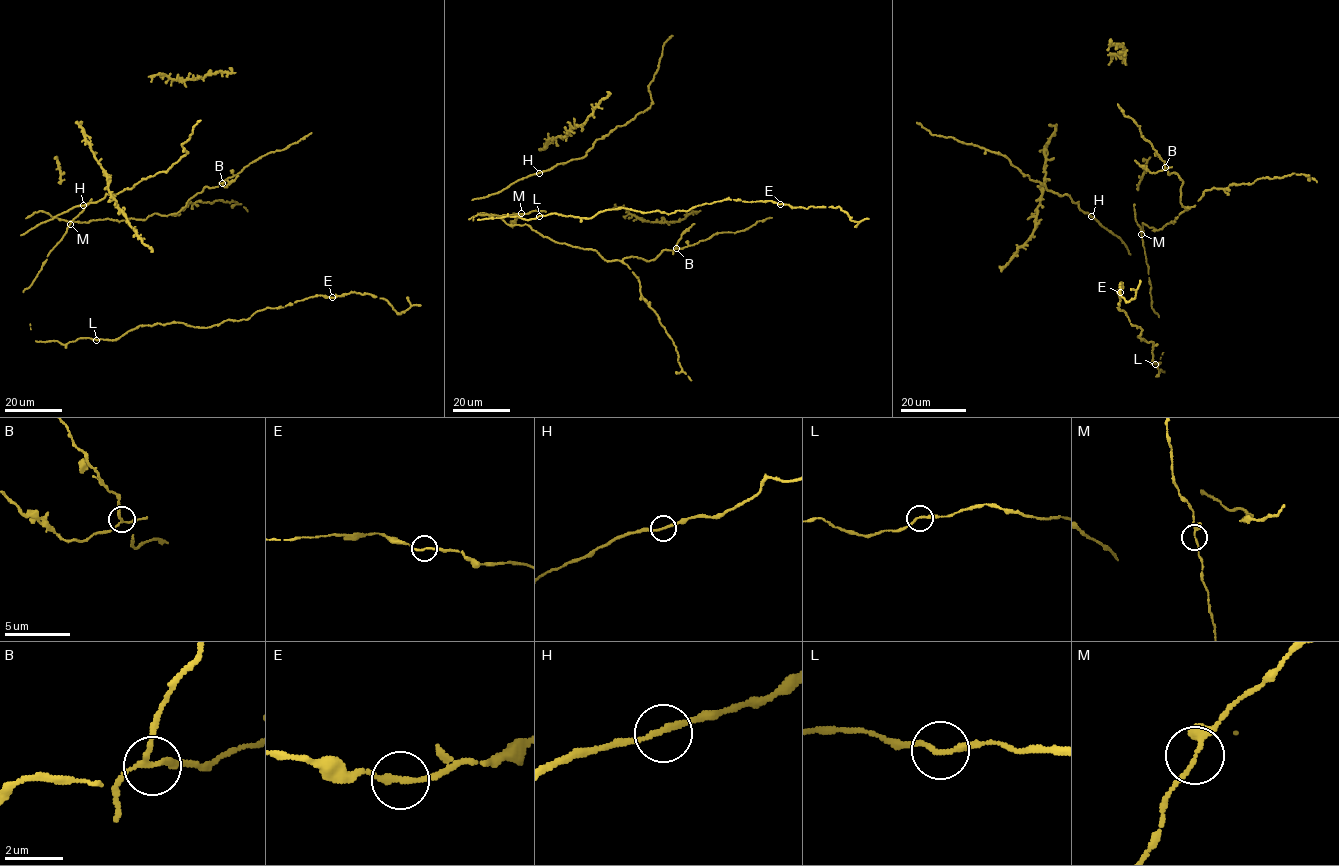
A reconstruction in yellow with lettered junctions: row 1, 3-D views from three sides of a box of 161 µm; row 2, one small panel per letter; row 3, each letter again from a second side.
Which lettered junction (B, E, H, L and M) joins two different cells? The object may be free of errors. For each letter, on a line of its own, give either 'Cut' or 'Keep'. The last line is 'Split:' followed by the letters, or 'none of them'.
B: Cut
E: Keep
H: Keep
L: Keep
M: Keep
Split: B

